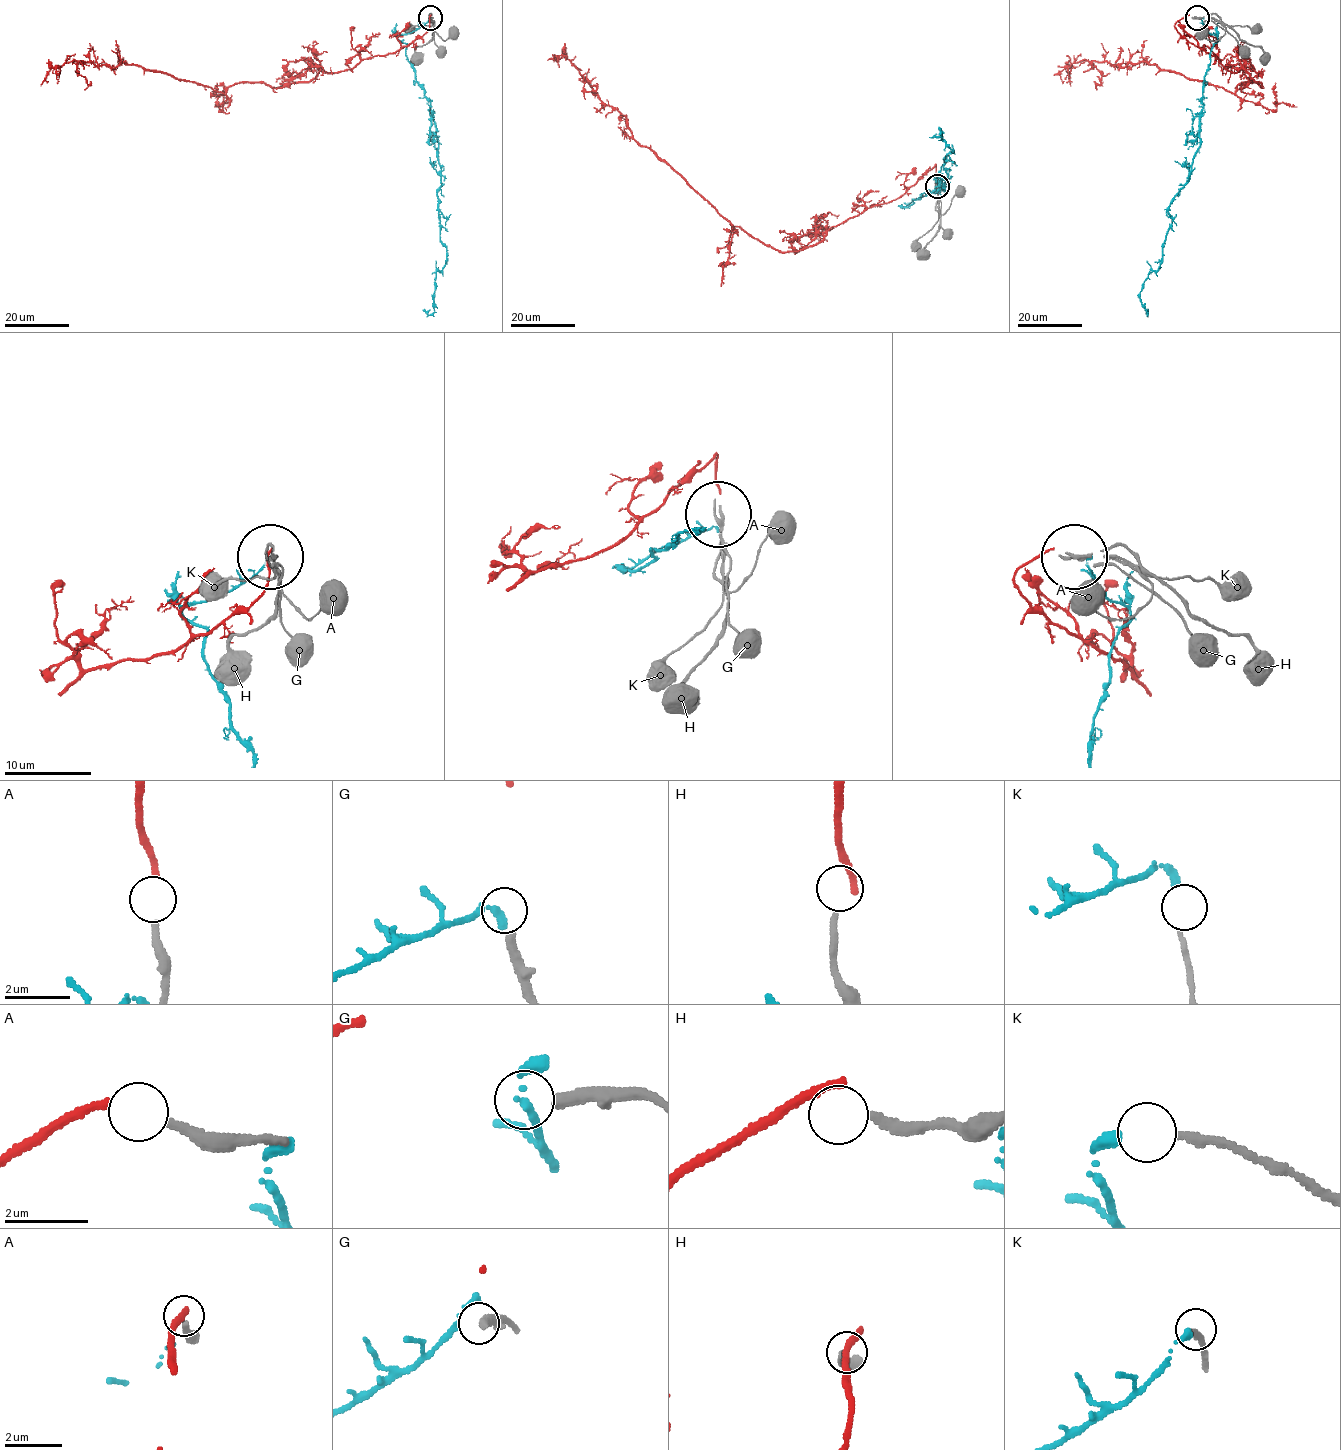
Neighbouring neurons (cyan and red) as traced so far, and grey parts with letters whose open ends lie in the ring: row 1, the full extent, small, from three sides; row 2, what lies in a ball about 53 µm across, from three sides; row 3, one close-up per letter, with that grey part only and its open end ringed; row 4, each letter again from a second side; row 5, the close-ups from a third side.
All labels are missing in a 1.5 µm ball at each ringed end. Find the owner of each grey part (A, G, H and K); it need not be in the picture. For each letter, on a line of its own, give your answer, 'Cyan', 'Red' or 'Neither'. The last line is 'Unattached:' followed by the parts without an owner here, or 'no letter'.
A: Red
G: Neither
H: Neither
K: Cyan
Unattached: G, H

